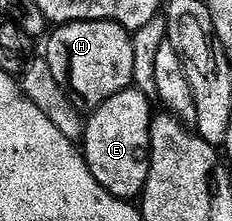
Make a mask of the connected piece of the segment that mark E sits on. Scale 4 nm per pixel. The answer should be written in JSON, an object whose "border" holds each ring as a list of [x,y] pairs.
{"border":[[[126,88],[107,96],[84,119],[85,163],[97,183],[115,198],[133,200],[141,193],[149,167],[150,99],[143,91]]]}

